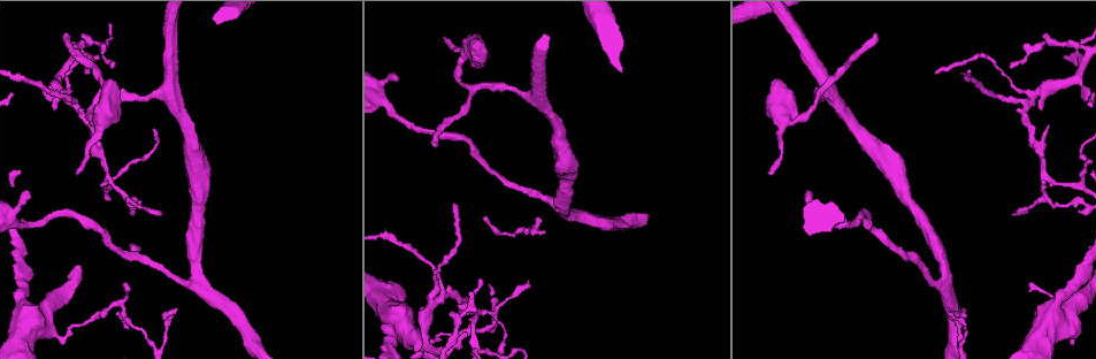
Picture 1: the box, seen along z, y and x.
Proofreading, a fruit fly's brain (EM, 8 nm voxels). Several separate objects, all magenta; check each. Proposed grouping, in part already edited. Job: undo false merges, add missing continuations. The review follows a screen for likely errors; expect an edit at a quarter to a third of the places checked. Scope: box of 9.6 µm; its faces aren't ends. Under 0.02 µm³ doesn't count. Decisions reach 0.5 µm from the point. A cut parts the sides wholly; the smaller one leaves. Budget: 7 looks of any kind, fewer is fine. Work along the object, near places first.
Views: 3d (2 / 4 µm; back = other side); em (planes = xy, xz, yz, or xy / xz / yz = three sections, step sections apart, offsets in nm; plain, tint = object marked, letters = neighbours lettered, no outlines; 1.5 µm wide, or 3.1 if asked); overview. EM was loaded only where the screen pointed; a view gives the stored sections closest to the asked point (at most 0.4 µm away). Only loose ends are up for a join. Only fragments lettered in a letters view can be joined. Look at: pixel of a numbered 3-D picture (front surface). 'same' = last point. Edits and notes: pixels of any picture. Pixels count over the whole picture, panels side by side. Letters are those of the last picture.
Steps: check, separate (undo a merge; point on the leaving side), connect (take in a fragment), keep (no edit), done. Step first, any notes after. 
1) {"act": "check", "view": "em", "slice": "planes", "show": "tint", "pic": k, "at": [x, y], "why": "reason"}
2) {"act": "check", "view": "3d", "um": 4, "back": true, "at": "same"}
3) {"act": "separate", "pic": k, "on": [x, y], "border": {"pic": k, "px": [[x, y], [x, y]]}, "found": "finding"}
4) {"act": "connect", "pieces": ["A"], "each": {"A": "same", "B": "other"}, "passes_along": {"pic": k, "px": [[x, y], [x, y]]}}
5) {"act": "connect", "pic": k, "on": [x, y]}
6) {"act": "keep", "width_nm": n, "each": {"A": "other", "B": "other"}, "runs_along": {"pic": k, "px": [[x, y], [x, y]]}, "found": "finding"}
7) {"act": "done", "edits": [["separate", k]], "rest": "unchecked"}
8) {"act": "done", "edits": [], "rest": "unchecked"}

{"act": "check", "view": "em", "slice": "xy", "step": 8, "show": "tint", "pic": 1, "at": [479, 279], "why": "thin end"}

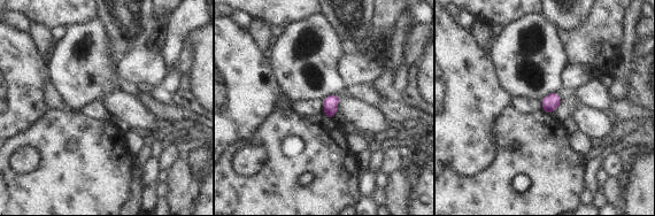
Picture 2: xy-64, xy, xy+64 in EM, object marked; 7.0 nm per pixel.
{"act": "check", "view": "em", "slice": "planes", "show": "letters", "at": "same"}

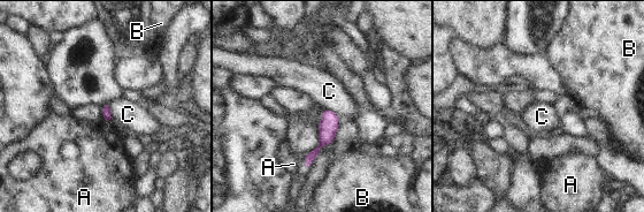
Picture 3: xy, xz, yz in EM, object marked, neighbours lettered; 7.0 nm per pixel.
{"act": "keep", "each": {"A": "other", "B": "other", "C": "other"}, "found": "none of them fits"}

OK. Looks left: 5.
{"act": "check", "view": "em", "slice": "yz", "step": 4, "show": "tint", "pic": 1, "at": [453, 344], "why": "a narrow waist"}

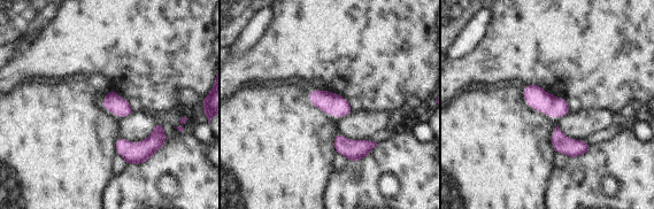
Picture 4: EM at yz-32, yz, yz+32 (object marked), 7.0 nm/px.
{"act": "check", "view": "em", "slice": "yz", "step": 4, "show": "letters", "at": "same", "why": "what lies round it"}

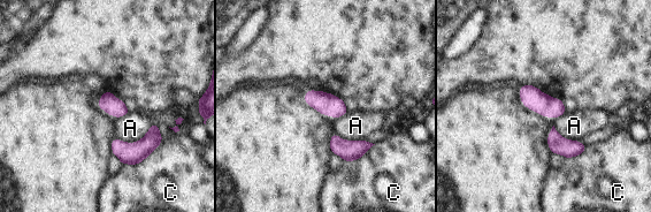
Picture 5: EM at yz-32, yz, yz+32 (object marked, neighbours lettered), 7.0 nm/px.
{"act": "keep", "width_nm": 150, "each": {"A": "other", "C": "other"}, "border": {"pic": 5, "px": [[158, 123], [135, 142], [115, 137]]}, "found": "continuous, no second cell"}

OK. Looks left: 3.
{"act": "check", "view": "3d", "um": 2, "pic": 1, "at": [874, 35], "why": "an open end"}

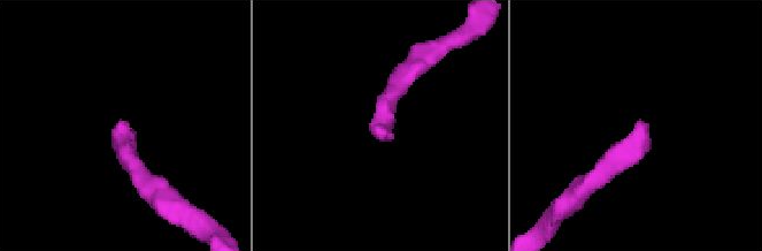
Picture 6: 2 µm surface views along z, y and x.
{"act": "check", "view": "em", "slice": "xy", "step": 8, "show": "letters", "pic": 6, "at": [117, 125]}

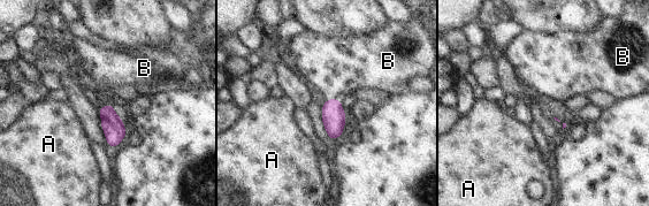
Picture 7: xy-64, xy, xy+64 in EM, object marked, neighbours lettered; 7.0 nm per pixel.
{"act": "check", "view": "em", "slice": "planes", "show": "letters", "at": "same"}

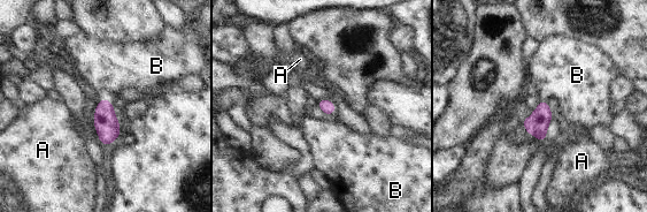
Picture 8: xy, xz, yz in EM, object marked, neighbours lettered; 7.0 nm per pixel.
{"act": "connect", "pieces": ["B"], "each": {"A": "other", "B": "same"}, "passes_along": {"pic": 8, "px": [[106, 123], [104, 99], [108, 67]]}, "found": "the cell continues"}

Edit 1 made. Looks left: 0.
{"act": "done", "edits": [["connect", 8]], "rest": "unchecked"}

